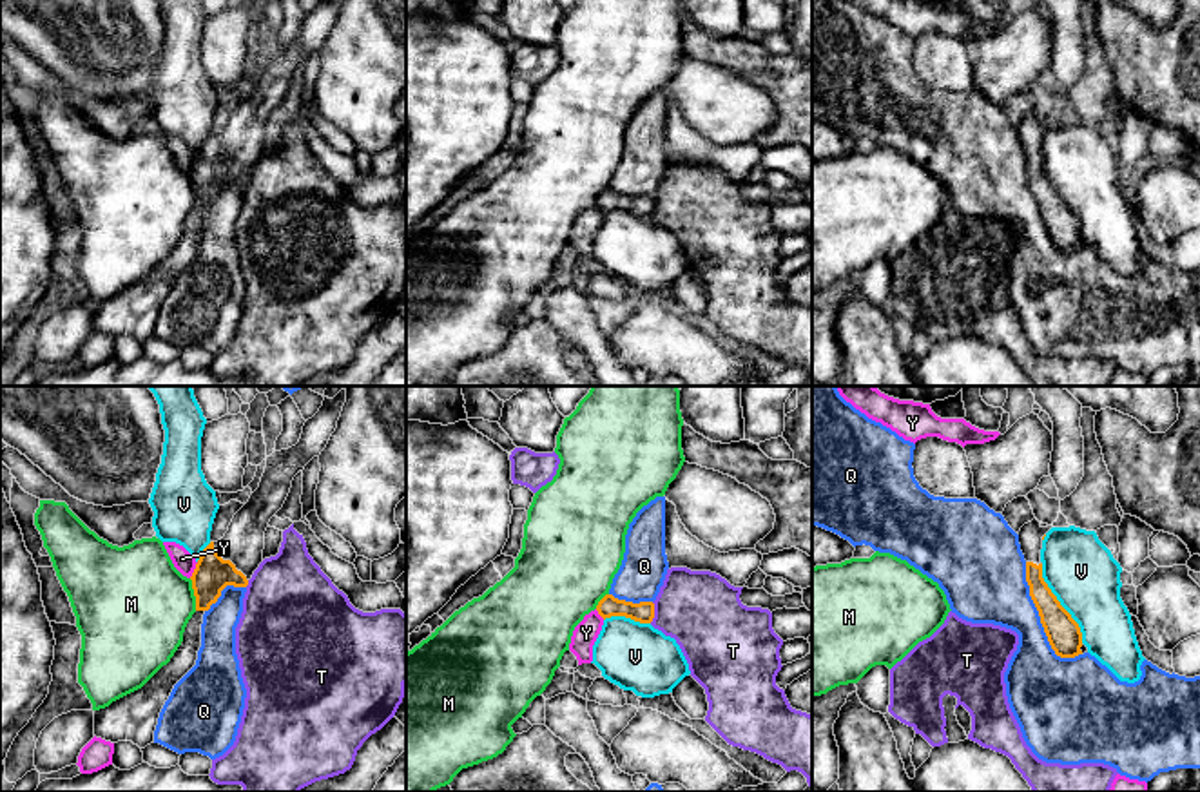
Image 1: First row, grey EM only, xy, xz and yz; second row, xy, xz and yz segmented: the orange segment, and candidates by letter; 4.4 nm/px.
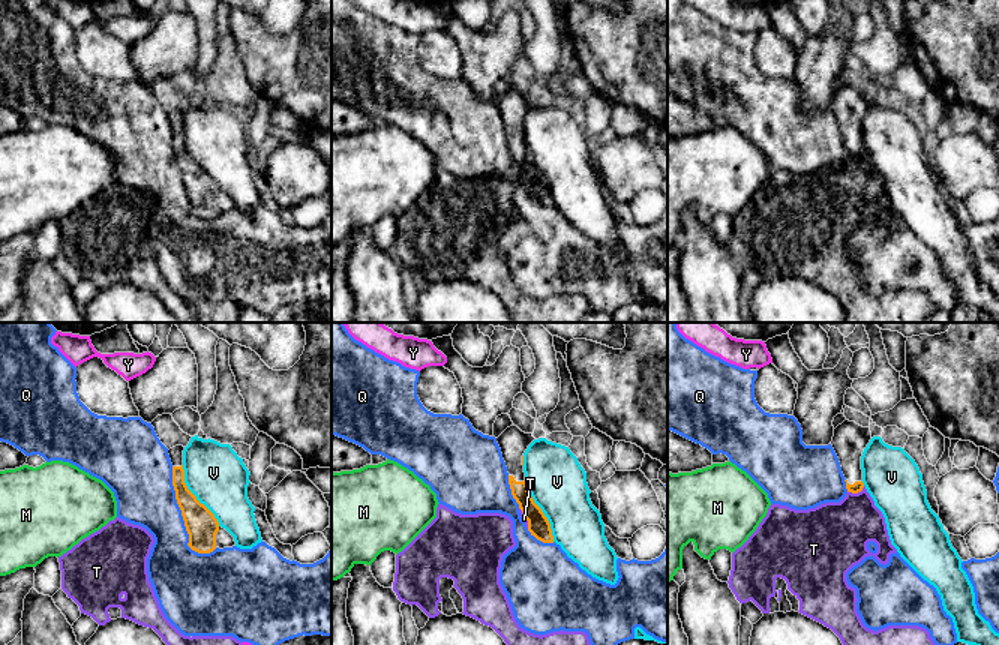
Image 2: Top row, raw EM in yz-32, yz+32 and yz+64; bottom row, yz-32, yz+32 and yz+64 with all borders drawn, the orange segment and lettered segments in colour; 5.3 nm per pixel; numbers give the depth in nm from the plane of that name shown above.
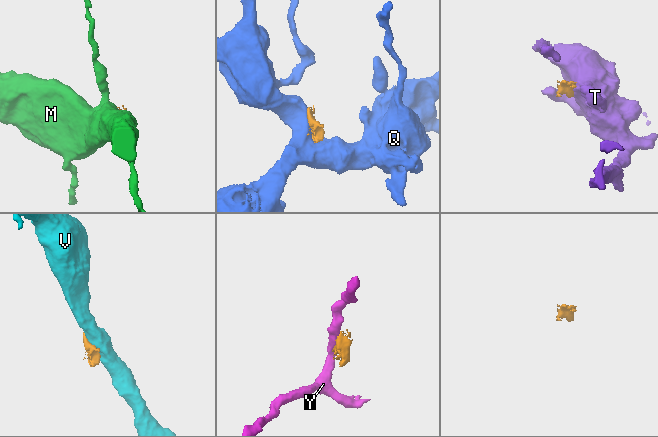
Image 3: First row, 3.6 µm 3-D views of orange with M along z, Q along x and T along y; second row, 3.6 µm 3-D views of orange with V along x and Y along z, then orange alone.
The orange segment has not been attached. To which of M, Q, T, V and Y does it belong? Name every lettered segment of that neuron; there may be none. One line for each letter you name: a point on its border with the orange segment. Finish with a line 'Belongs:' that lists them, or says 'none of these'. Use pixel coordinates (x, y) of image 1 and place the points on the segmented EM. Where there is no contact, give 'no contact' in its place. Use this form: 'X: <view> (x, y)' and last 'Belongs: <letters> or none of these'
Belongs: none of these

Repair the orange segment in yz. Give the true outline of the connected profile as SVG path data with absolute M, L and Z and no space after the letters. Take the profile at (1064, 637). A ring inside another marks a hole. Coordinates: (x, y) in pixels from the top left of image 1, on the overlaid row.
M1037 518L1021 527L1019 544L1026 560L1026 582L1030 596L1039 611L1048 642L1057 656L1075 658L1082 654L1082 633L1071 614L1060 605L1042 578L1040 549L1046 533L1053 526L1042 527Z

